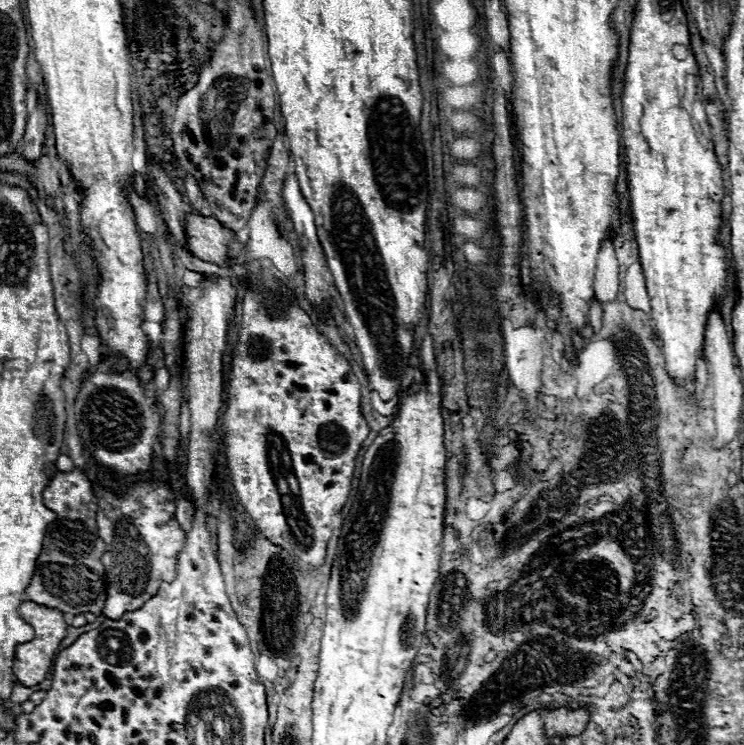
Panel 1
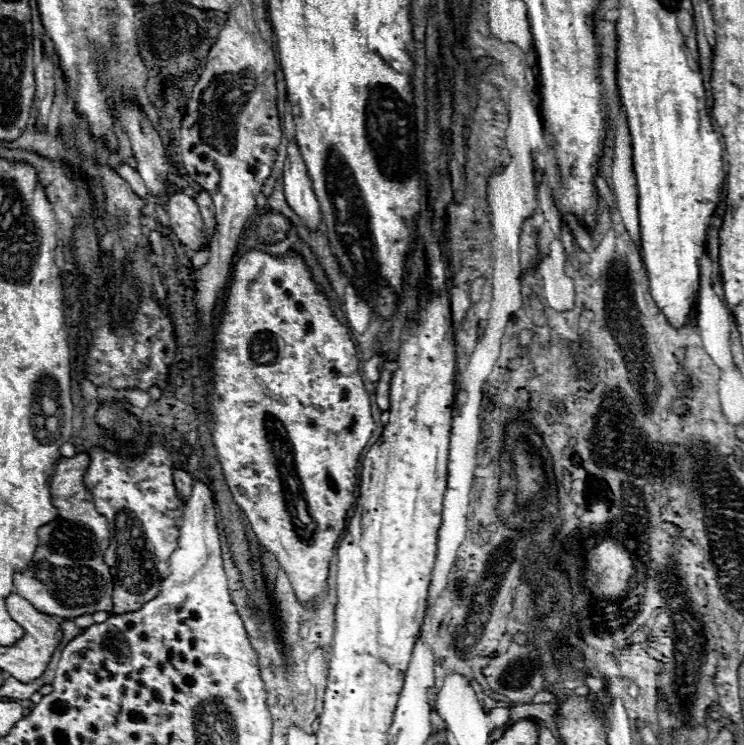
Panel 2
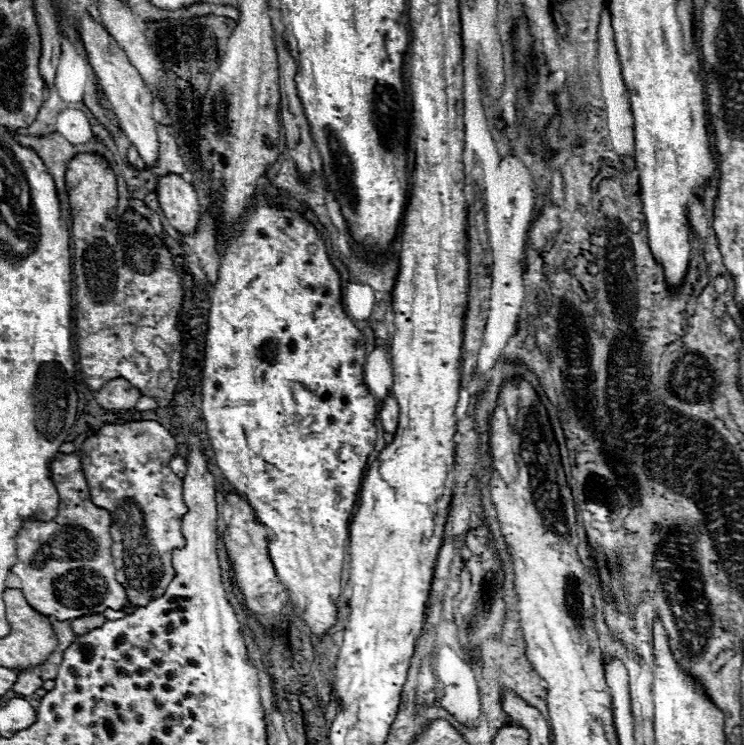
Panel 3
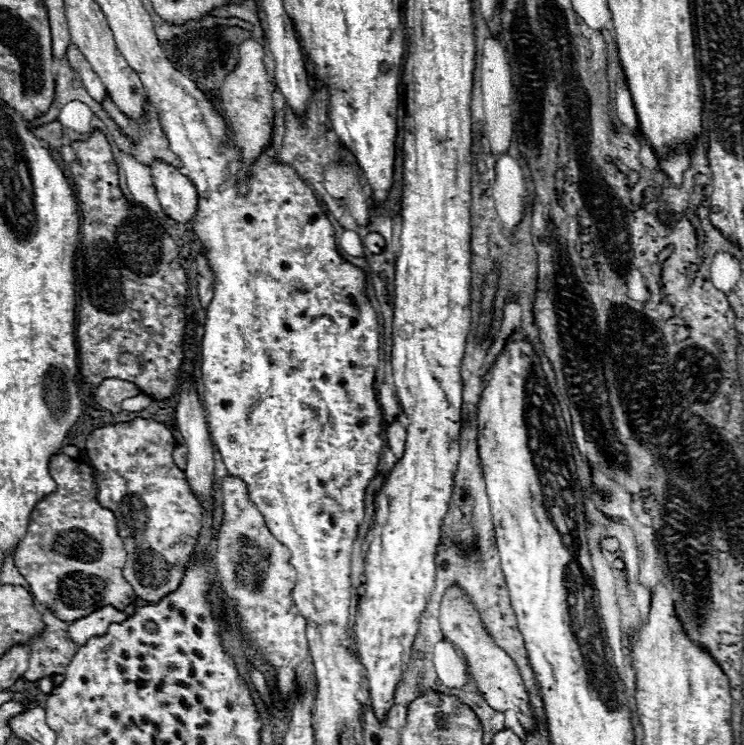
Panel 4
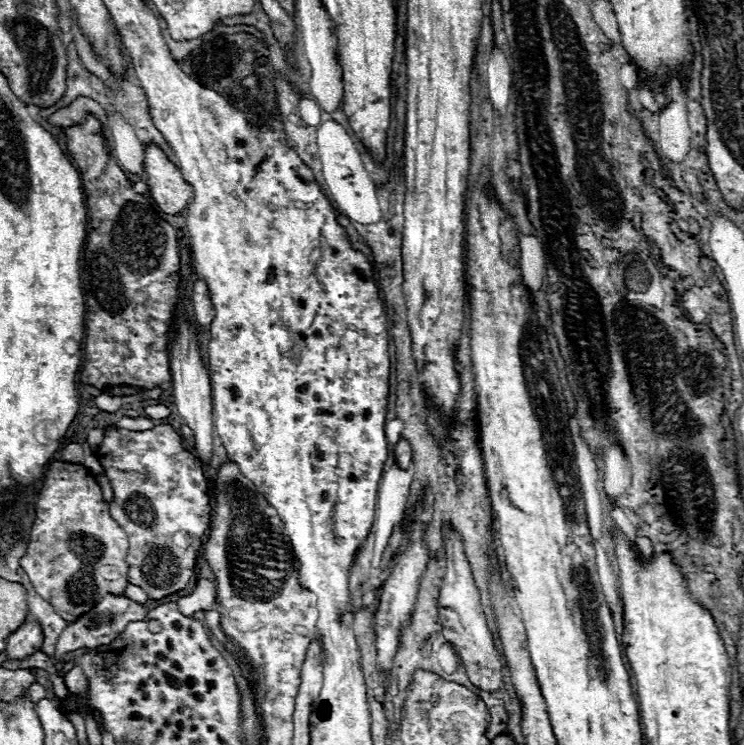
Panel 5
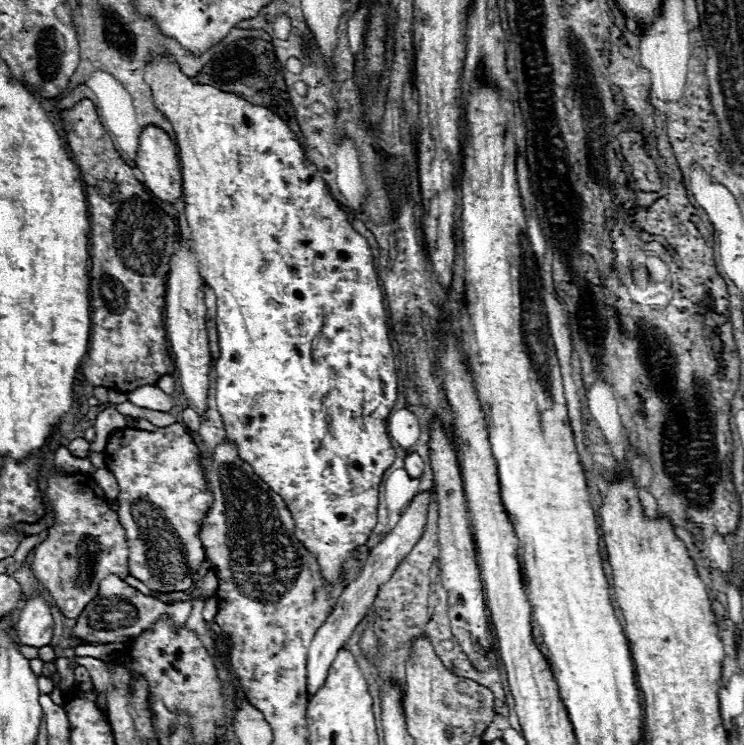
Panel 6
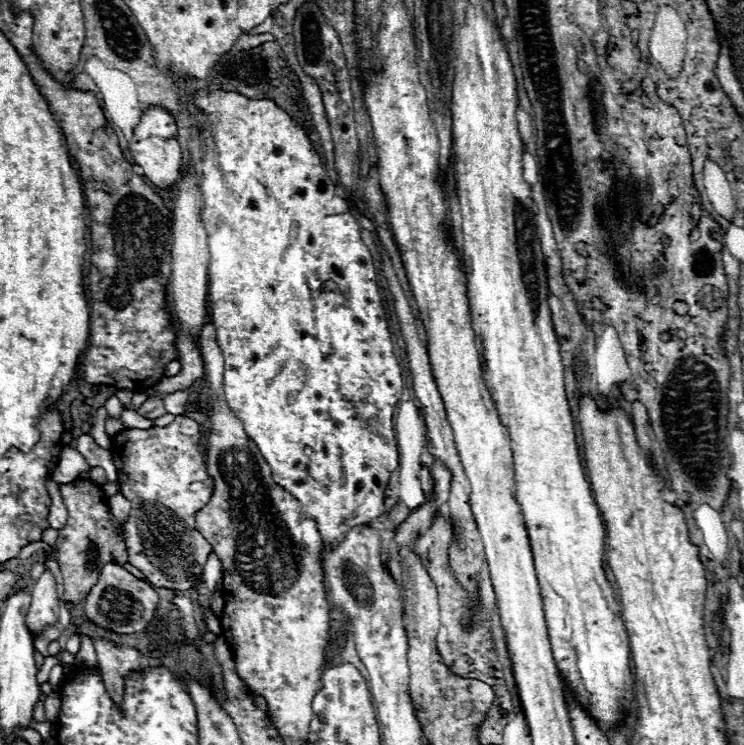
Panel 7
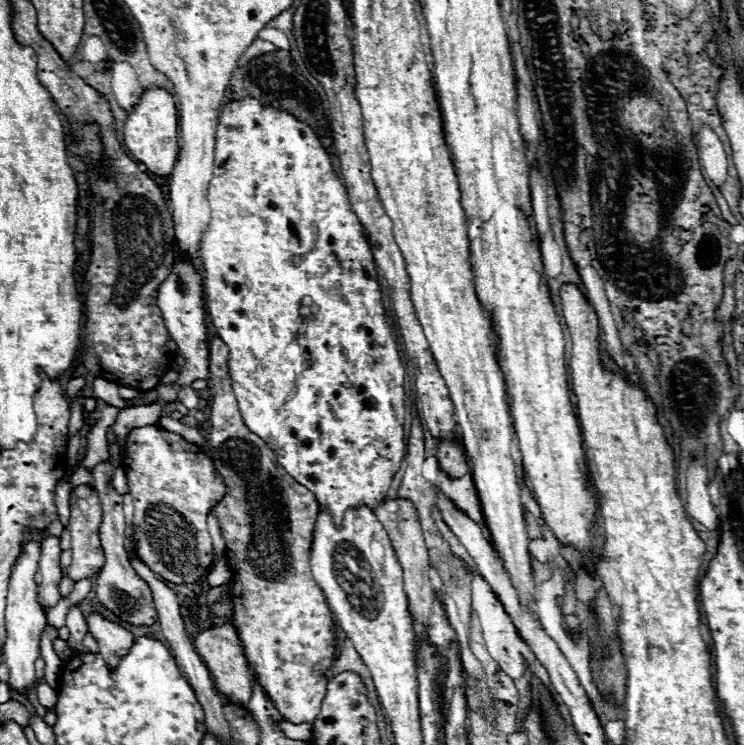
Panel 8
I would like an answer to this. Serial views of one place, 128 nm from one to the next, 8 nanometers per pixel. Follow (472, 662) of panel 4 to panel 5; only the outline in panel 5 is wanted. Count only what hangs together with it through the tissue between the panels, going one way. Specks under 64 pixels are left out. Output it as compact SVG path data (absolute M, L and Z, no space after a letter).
M442 530L444 534L444 550L446 550L446 576L444 576L444 582L442 582L442 588L440 588L440 600L438 600L438 612L440 612L440 624L442 624L442 634L448 642L452 642L456 646L456 652L460 656L460 660L464 662L462 666L466 668L466 674L470 678L470 682L484 690L484 692L490 692L490 694L496 694L498 690L504 688L504 674L502 674L502 654L498 652L496 644L494 644L494 634L492 630L488 628L488 622L486 622L486 616L484 616L484 610L482 610L482 602L480 602L480 592L474 584L474 578L472 578L472 572L470 572L470 564L464 556L464 548L462 548L462 542L456 534L446 534L446 530Z

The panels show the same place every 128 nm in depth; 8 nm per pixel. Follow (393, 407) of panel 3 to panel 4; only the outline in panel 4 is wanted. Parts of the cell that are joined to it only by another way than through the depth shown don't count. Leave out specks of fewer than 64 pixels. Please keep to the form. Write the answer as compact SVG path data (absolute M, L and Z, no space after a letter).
M400 416L386 426L386 444L388 448L396 454L396 458L400 458L404 454L404 444L406 444L406 428L400 422Z

